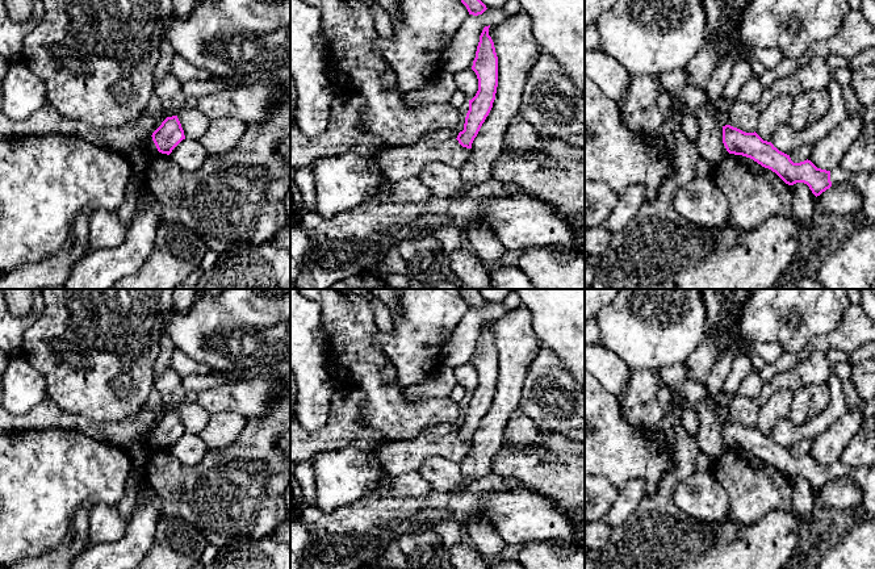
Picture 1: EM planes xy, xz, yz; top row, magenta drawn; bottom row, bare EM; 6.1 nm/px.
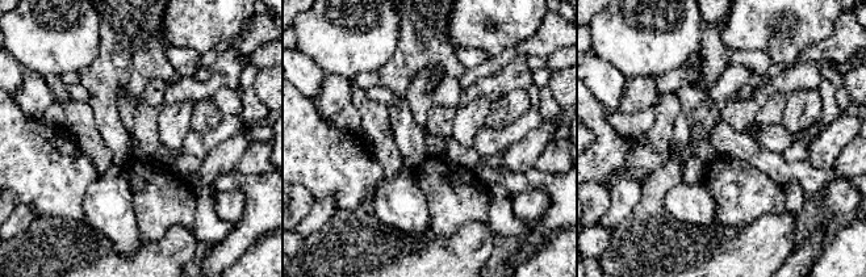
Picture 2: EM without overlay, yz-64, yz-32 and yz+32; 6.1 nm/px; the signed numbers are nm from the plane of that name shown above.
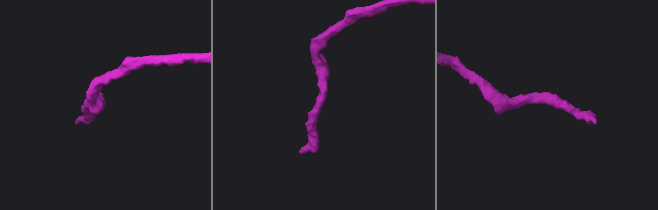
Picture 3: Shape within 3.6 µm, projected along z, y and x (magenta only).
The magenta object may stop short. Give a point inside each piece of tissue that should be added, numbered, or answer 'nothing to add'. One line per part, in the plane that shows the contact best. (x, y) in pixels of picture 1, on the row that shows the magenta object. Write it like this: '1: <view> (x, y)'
1: yz (863, 183)

